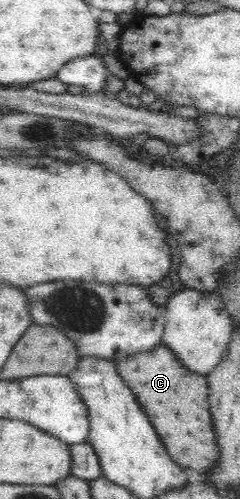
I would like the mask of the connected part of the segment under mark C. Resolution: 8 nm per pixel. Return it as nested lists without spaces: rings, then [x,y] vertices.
[[[164,344],[128,355],[117,362],[120,379],[136,394],[140,406],[144,406],[142,410],[156,428],[170,458],[194,476],[208,472],[216,464],[220,449],[216,447],[216,436],[210,424],[212,420],[208,418],[207,378],[184,370],[174,352]]]

